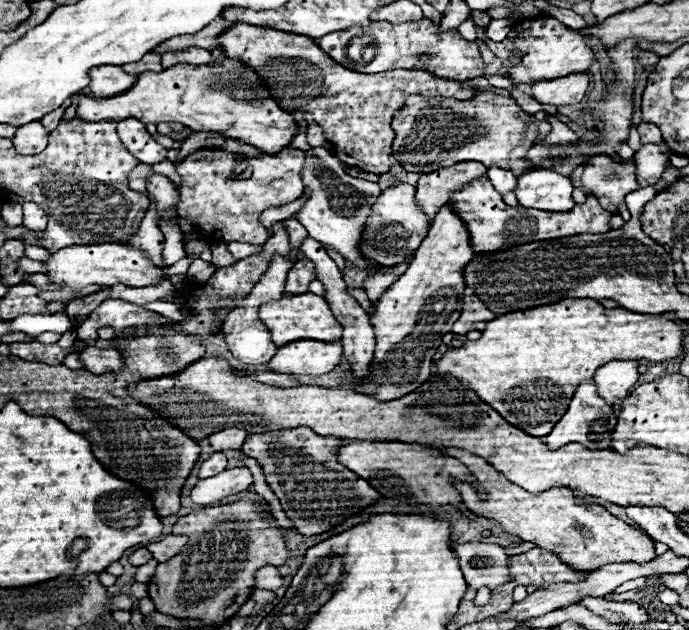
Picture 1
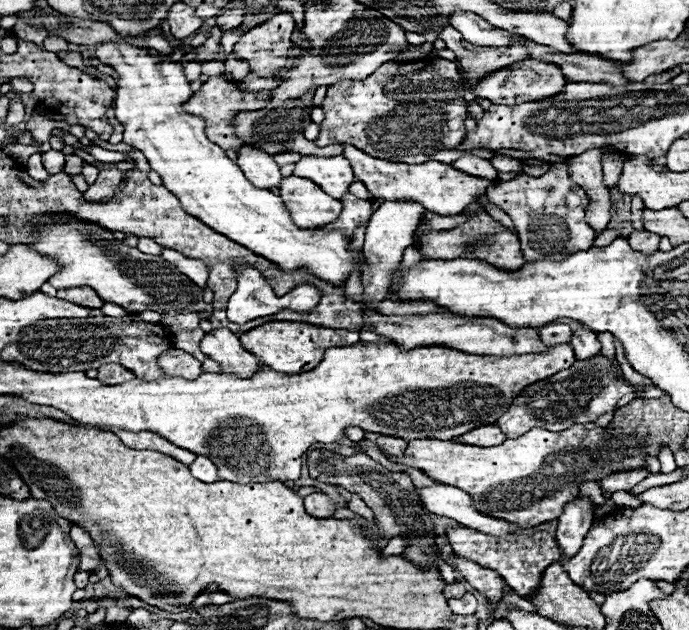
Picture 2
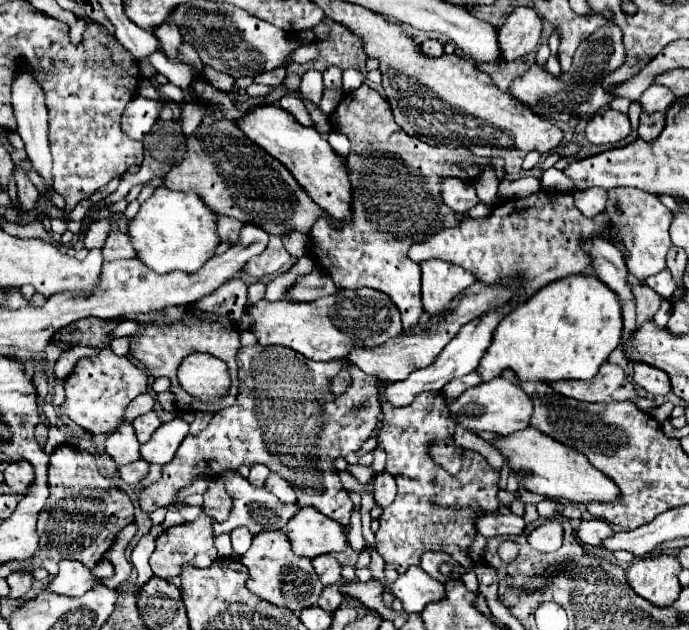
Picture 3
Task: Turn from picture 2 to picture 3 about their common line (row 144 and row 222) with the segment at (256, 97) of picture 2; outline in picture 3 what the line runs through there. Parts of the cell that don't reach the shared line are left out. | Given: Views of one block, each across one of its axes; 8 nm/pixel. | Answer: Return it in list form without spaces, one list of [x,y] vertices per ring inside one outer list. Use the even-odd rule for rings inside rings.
[[[218,216],[218,234],[220,234],[222,240],[228,238],[234,244],[238,240],[240,228],[242,228],[242,222],[240,220],[228,218],[228,216]]]

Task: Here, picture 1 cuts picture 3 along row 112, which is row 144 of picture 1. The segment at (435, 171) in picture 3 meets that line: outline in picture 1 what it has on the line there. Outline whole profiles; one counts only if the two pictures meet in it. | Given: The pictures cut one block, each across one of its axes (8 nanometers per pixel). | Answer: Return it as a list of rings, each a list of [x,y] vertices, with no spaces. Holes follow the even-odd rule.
[[[236,24],[228,28],[220,38],[220,44],[226,52],[228,58],[242,58],[248,66],[252,66],[268,84],[272,96],[280,104],[282,110],[286,112],[310,112],[314,114],[314,122],[322,126],[324,136],[330,140],[330,144],[336,148],[334,154],[346,162],[348,166],[358,166],[366,172],[372,174],[384,174],[392,168],[394,158],[392,158],[392,140],[394,140],[394,130],[390,128],[390,120],[400,106],[404,106],[404,100],[410,94],[420,94],[420,96],[444,96],[444,98],[458,98],[458,100],[468,100],[478,92],[476,84],[466,84],[466,82],[456,82],[448,78],[436,78],[424,70],[390,70],[384,74],[360,74],[354,70],[348,70],[340,66],[338,62],[332,62],[320,46],[308,36],[302,34],[292,34],[292,32],[282,32],[282,30],[272,30],[264,26],[252,26],[252,24]]]

